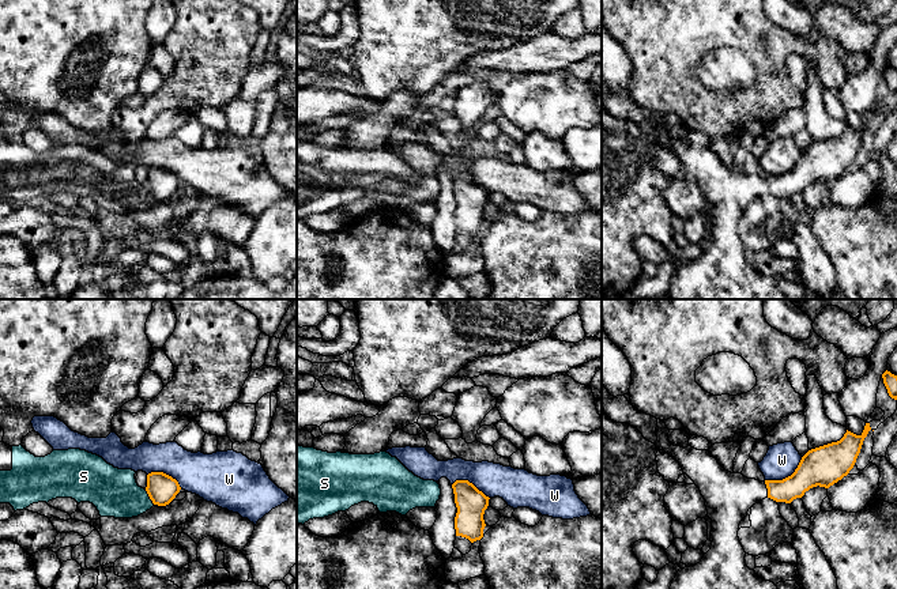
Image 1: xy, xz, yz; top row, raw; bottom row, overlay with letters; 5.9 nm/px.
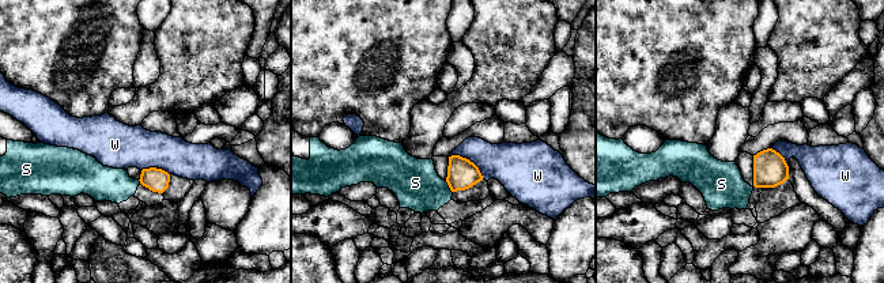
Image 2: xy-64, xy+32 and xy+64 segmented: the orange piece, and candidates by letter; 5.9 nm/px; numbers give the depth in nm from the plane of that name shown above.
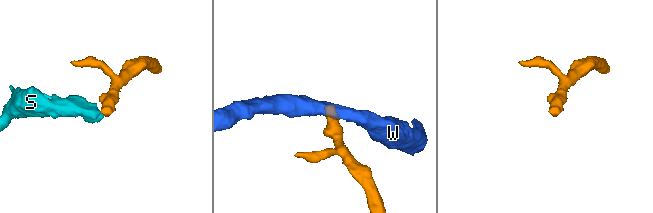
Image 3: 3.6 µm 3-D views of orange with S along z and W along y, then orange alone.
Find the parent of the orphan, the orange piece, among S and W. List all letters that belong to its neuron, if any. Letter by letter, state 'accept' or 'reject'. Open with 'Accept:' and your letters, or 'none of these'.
Accept: none of these
S: reject
W: reject

